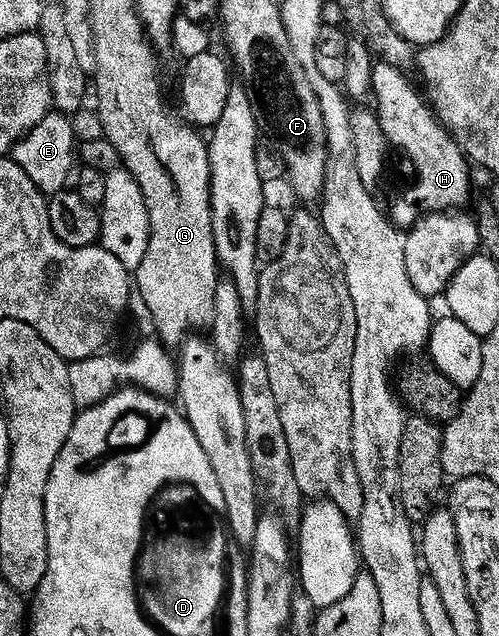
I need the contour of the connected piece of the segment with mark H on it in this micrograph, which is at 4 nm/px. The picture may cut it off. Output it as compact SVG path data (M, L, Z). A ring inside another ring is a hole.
M378 61L373 67L373 89L372 93L377 94L377 119L383 128L385 138L389 141L390 147L399 153L405 154L409 160L409 166L417 173L417 179L398 196L393 202L393 207L387 210L388 217L394 226L398 228L408 228L421 217L423 212L449 212L454 208L461 208L469 198L469 169L470 163L467 161L465 153L460 146L453 141L452 134L441 125L436 114L427 105L426 99L408 82L406 75L400 70L396 70L391 64Z

